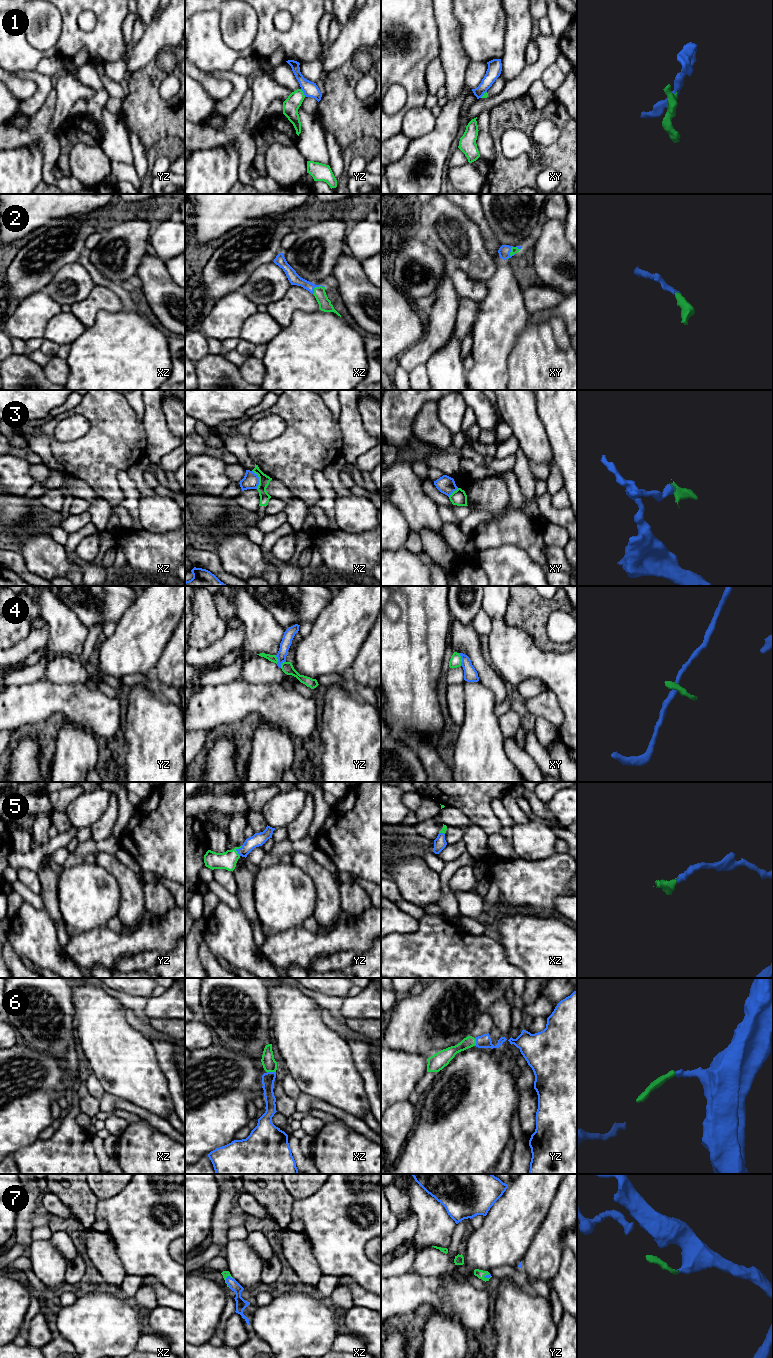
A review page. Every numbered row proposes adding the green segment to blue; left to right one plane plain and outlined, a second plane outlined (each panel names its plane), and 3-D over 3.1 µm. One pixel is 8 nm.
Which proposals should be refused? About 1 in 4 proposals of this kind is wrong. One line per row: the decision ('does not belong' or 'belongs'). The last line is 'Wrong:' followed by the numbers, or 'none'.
1: does not belong
2: belongs
3: does not belong
4: does not belong
5: belongs
6: belongs
7: belongs
Wrong: 1, 3, 4

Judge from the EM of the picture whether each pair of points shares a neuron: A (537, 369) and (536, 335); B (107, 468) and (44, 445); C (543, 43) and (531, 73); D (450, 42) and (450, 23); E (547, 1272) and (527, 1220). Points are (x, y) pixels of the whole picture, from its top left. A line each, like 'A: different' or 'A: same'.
A: same
B: different
C: same
D: same
E: different

